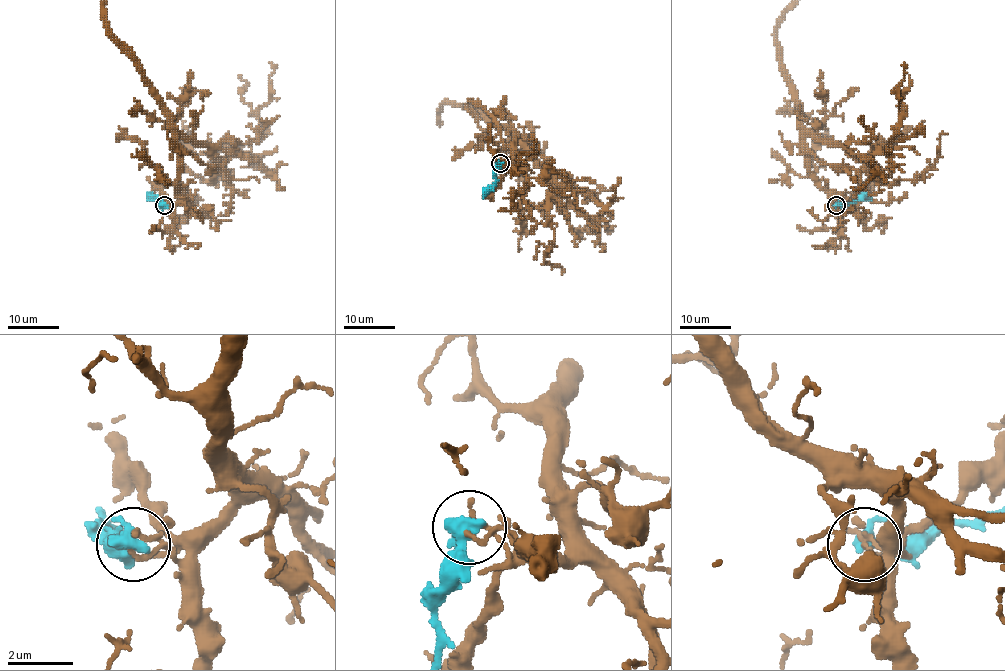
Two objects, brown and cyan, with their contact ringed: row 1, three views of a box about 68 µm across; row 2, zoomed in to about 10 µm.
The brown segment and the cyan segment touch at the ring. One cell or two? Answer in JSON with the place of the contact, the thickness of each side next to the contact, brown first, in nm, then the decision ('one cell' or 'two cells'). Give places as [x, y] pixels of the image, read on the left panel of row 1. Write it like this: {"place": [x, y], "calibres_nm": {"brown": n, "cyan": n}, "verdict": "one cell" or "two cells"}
{"place": [164, 205], "calibres_nm": {"brown": 120, "cyan": 360}, "verdict": "two cells"}

